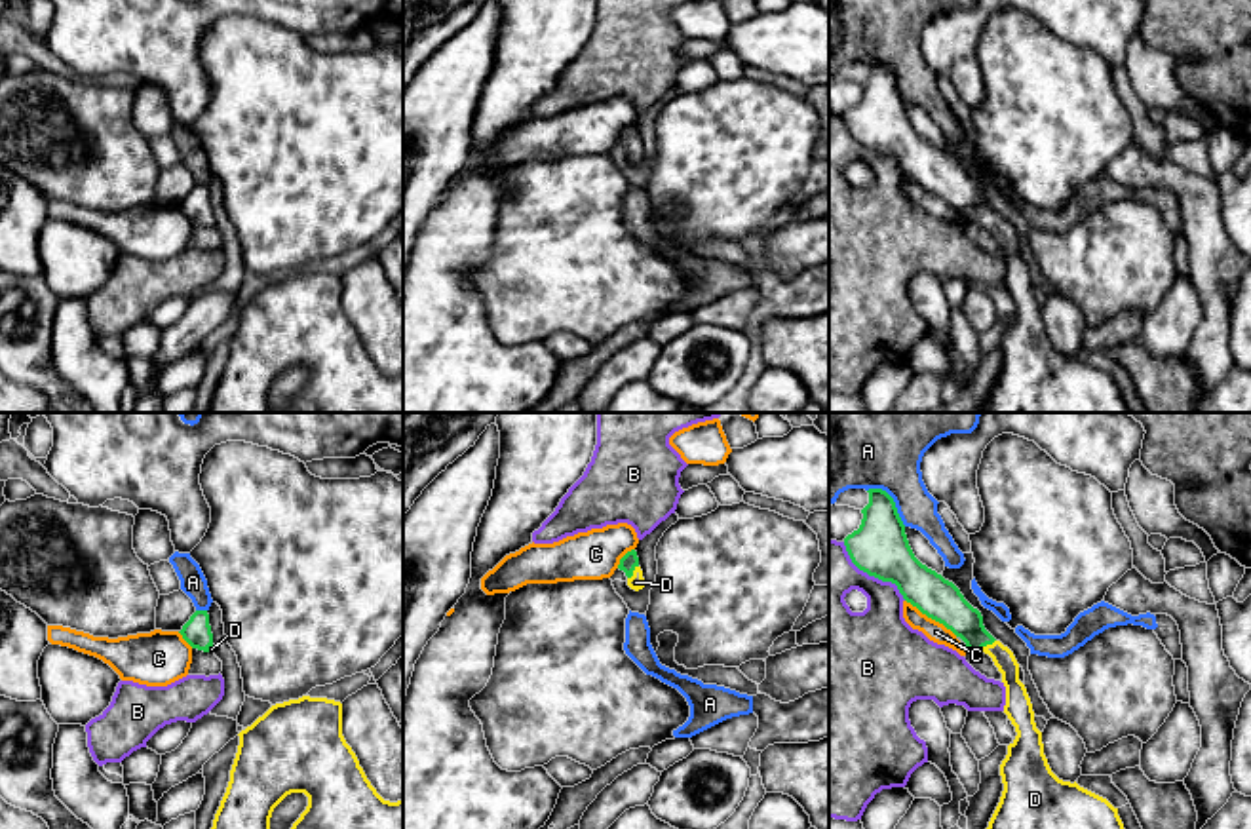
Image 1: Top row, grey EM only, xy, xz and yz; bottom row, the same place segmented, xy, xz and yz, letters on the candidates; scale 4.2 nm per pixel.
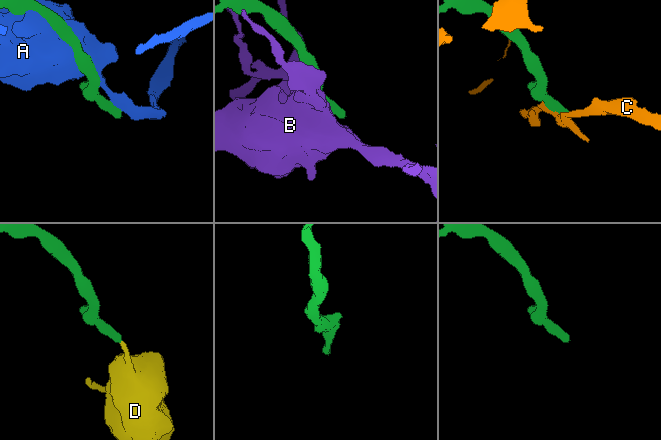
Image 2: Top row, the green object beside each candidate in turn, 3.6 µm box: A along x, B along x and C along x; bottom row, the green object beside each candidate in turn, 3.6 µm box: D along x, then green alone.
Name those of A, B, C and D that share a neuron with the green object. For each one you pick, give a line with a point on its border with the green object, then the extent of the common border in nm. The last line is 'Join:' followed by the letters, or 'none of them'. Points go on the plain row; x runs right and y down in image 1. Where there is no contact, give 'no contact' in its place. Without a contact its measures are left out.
D: yz (987, 217) | 80 nm
Join: D

